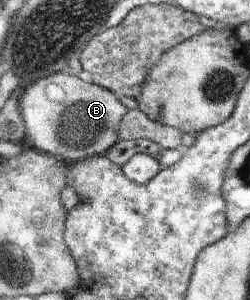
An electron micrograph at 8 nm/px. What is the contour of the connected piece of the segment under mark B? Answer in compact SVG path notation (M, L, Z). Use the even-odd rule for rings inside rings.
M55 73L51 77L42 77L34 82L25 84L23 95L20 97L19 105L21 117L25 125L24 142L31 145L31 148L39 150L49 155L57 155L61 159L83 159L83 157L101 156L105 153L115 141L115 129L119 123L119 117L123 115L123 107L117 101L107 88L101 89L100 85L91 85L91 83L83 83L79 77L71 77L71 75L61 75ZM61 127L65 127L69 135L61 135Z

